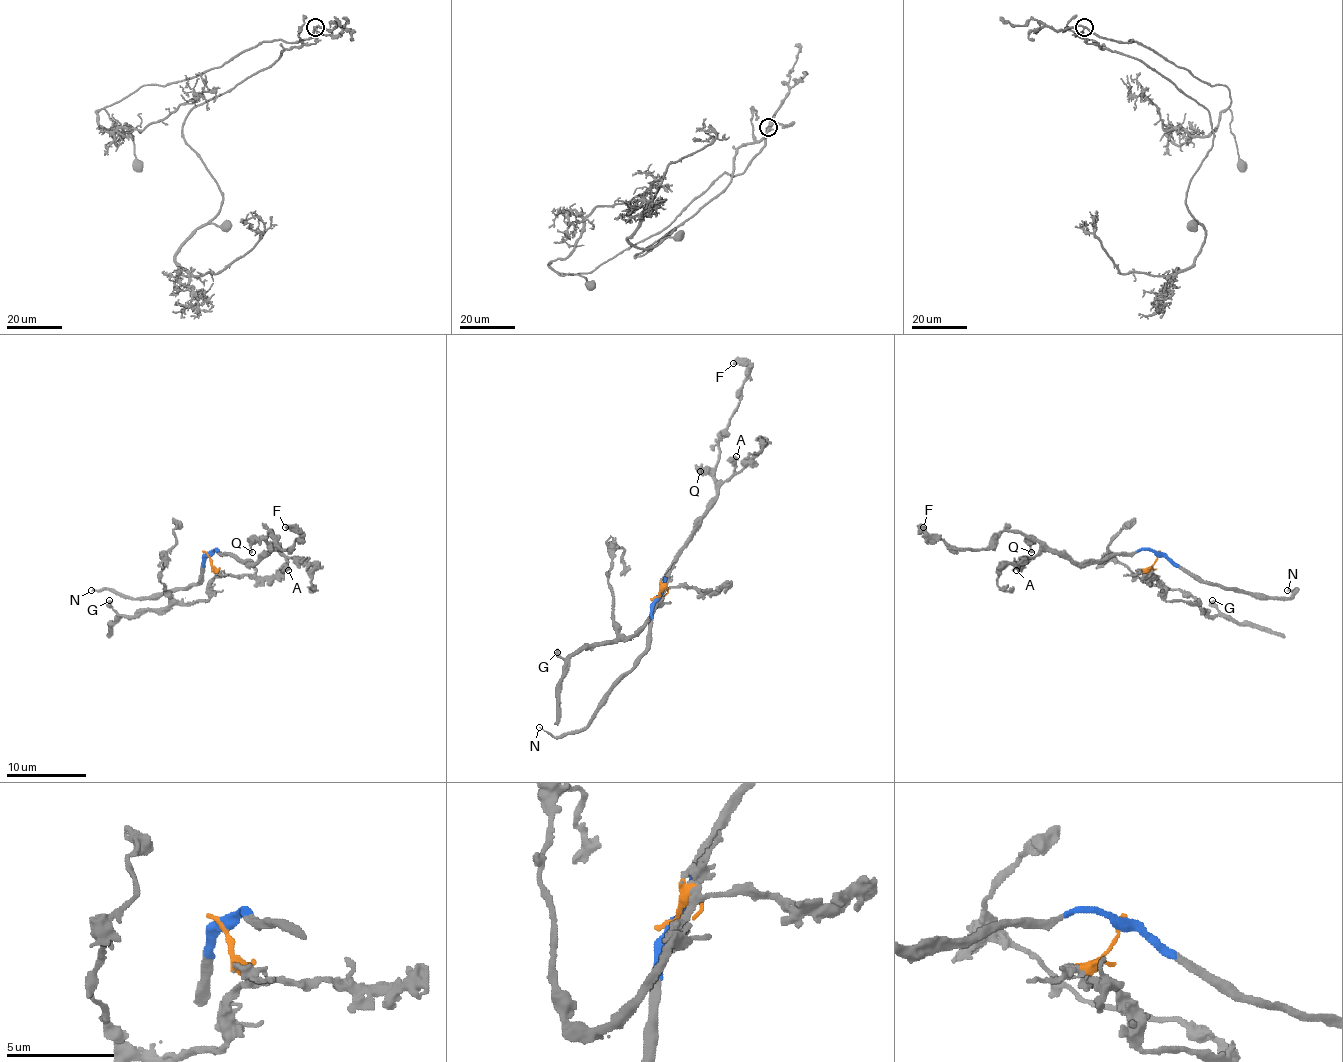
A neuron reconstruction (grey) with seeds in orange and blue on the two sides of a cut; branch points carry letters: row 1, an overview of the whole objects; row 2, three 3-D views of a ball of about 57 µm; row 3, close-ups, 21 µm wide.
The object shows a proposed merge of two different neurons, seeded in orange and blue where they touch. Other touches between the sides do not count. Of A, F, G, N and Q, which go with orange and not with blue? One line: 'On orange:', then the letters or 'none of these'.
On orange: G

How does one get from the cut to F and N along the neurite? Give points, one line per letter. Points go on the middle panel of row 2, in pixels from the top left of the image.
F: (656, 598), (664, 586), (666, 568), (716, 494), (718, 438), (730, 424), (748, 368), (732, 362)
N: (656, 598), (651, 614), (651, 640), (643, 657), (611, 691), (595, 717), (581, 729), (559, 737), (539, 727)

